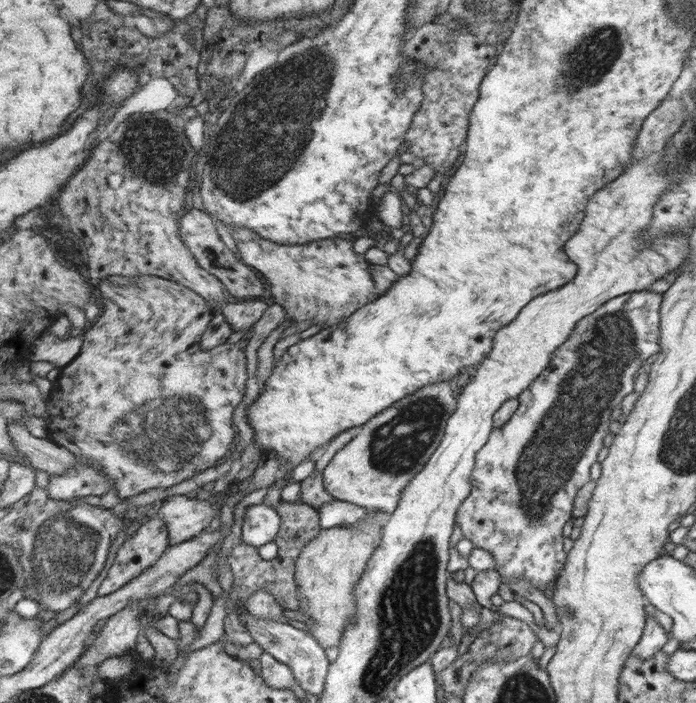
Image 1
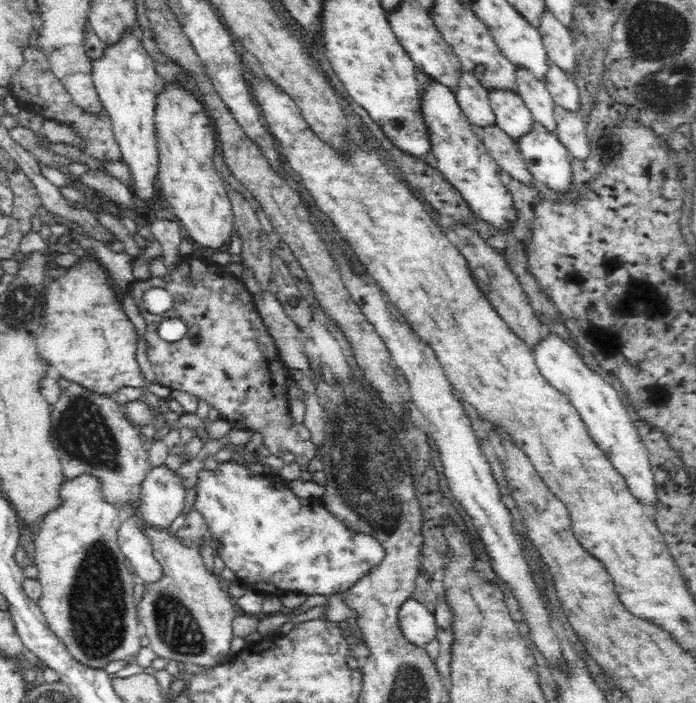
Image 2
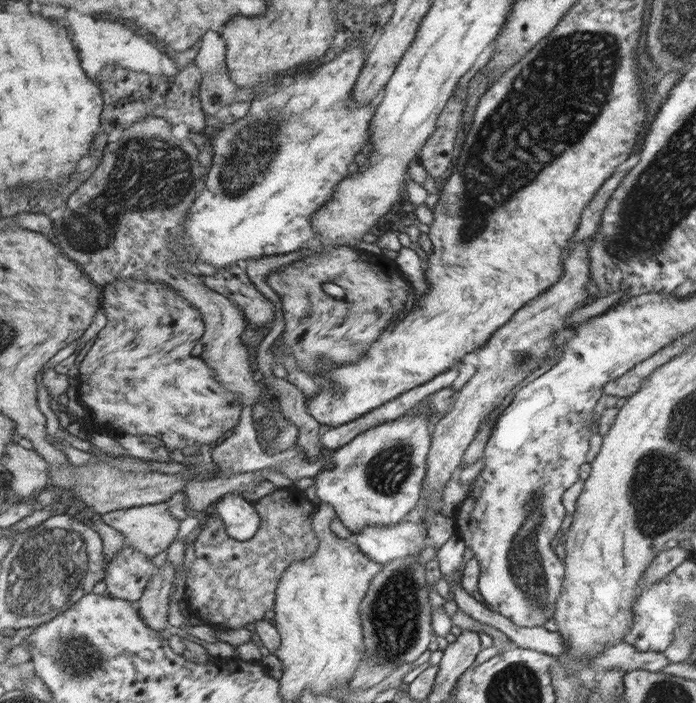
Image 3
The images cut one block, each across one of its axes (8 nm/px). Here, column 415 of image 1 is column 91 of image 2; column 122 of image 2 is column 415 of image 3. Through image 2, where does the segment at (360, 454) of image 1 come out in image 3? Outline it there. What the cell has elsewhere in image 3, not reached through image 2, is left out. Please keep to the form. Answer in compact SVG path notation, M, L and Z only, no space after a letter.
M417 408L407 411L406 414L395 418L393 421L379 424L362 434L356 435L348 444L343 447L337 448L327 456L327 461L320 469L320 472L315 476L316 496L321 501L324 501L329 506L332 506L335 514L342 521L342 524L350 530L350 532L359 532L361 528L367 528L367 526L392 526L393 524L399 524L412 512L412 508L416 506L416 502L420 500L420 484L422 484L422 478L426 472L426 456L429 456L428 446L430 446L430 430L426 428L428 426L428 417L426 408Z

